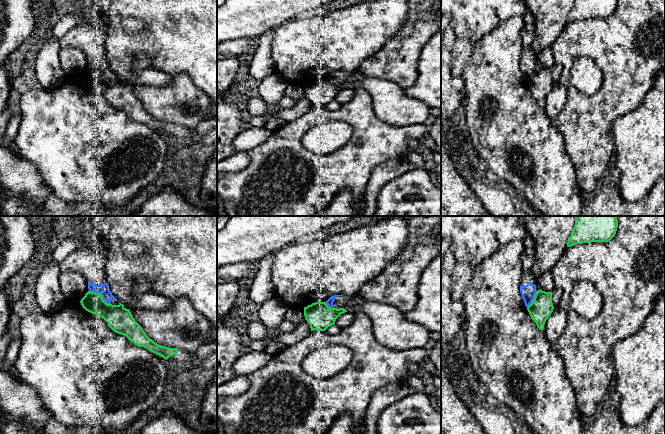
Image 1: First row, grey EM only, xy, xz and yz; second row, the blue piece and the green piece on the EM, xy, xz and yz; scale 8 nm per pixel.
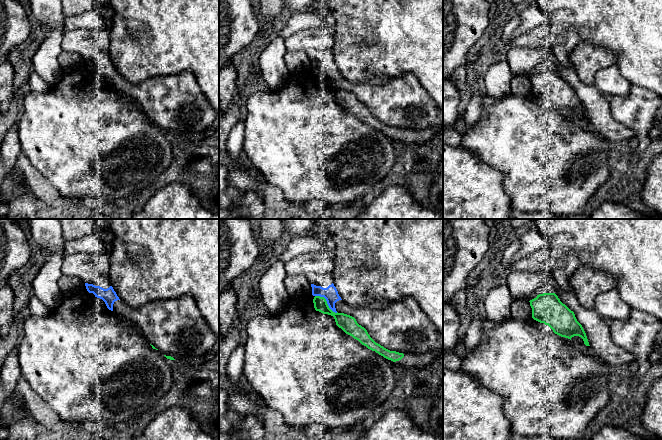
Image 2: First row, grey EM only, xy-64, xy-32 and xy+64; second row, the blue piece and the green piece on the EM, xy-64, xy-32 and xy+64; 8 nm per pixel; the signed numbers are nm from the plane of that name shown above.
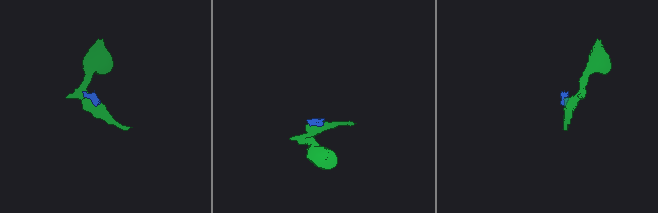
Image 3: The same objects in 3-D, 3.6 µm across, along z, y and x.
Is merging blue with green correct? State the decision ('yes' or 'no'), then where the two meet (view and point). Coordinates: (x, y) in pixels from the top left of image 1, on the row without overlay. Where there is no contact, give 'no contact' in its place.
no; contact xy (101, 71)

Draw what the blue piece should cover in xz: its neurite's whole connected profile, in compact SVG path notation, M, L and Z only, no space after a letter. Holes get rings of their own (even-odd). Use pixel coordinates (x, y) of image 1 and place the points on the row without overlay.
M334 71L331 72L327 77L326 80L330 84L343 84L350 76L352 73L346 73L343 71Z

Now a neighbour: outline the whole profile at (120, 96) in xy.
M88 67L80 79L86 87L103 94L114 108L126 112L135 121L147 124L163 133L169 140L179 143L189 142L194 133L203 137L217 127L217 112L200 122L194 130L177 124L161 122L146 111L129 85L121 79L107 80L100 69Z

